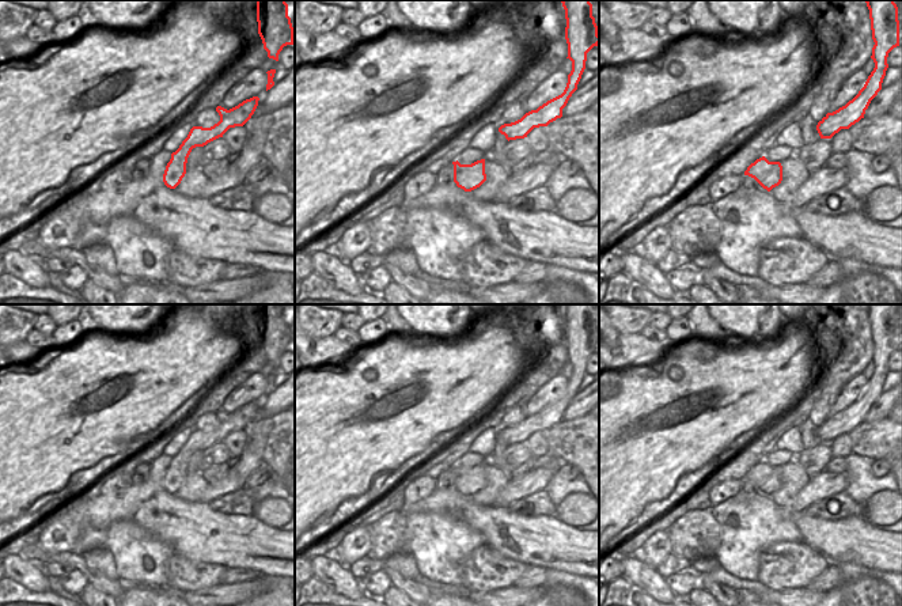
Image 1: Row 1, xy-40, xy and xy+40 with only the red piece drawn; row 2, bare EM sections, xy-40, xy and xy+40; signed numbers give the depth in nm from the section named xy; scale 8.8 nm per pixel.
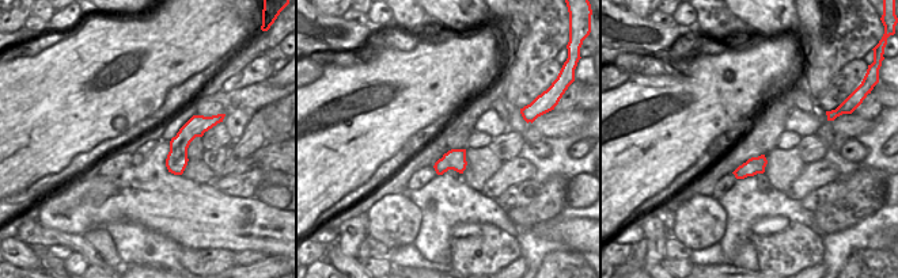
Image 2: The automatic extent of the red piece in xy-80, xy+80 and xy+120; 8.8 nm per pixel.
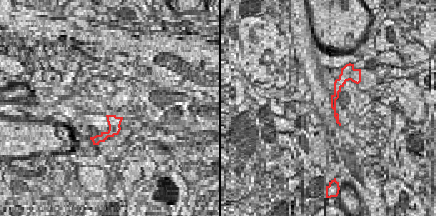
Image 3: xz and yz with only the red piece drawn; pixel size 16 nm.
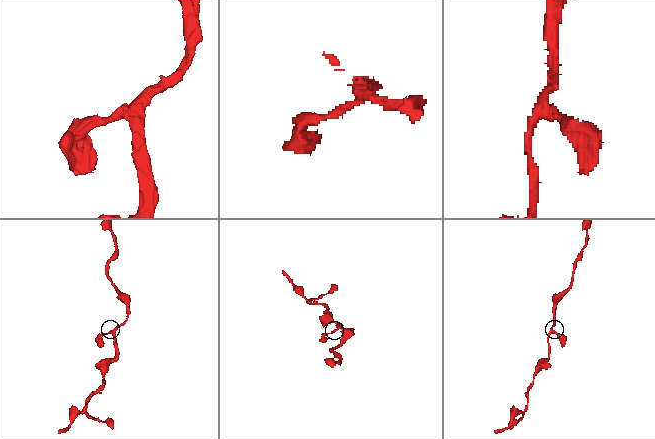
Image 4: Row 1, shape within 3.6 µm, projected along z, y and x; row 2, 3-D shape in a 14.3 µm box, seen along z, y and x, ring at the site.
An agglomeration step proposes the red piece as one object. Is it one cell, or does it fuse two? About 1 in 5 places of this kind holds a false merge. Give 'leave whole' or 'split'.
leave whole

